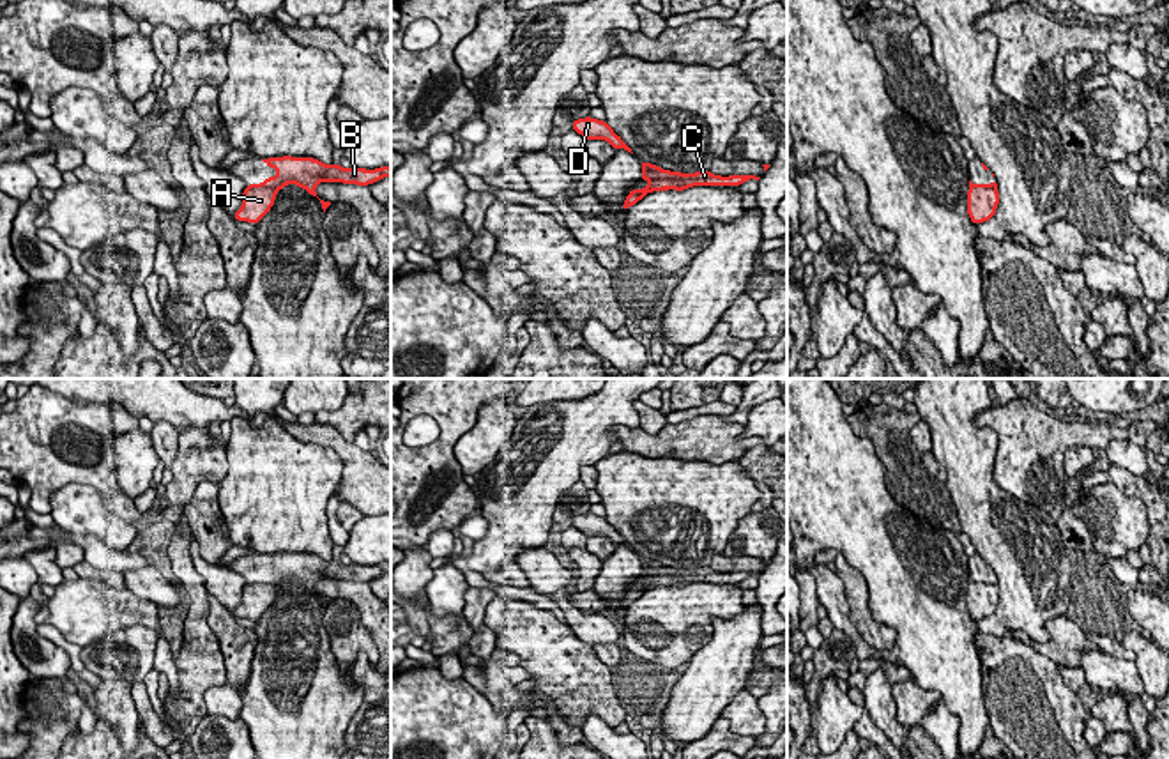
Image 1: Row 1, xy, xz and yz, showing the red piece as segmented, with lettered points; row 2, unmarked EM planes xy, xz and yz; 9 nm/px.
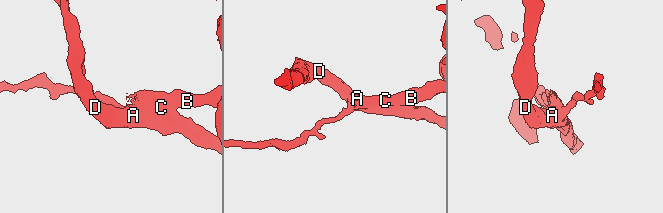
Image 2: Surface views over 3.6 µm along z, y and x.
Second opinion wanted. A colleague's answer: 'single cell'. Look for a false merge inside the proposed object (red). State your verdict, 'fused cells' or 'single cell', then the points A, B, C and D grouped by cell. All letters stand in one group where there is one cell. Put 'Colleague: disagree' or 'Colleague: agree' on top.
Colleague: disagree
fused cells; groups A D / B C

